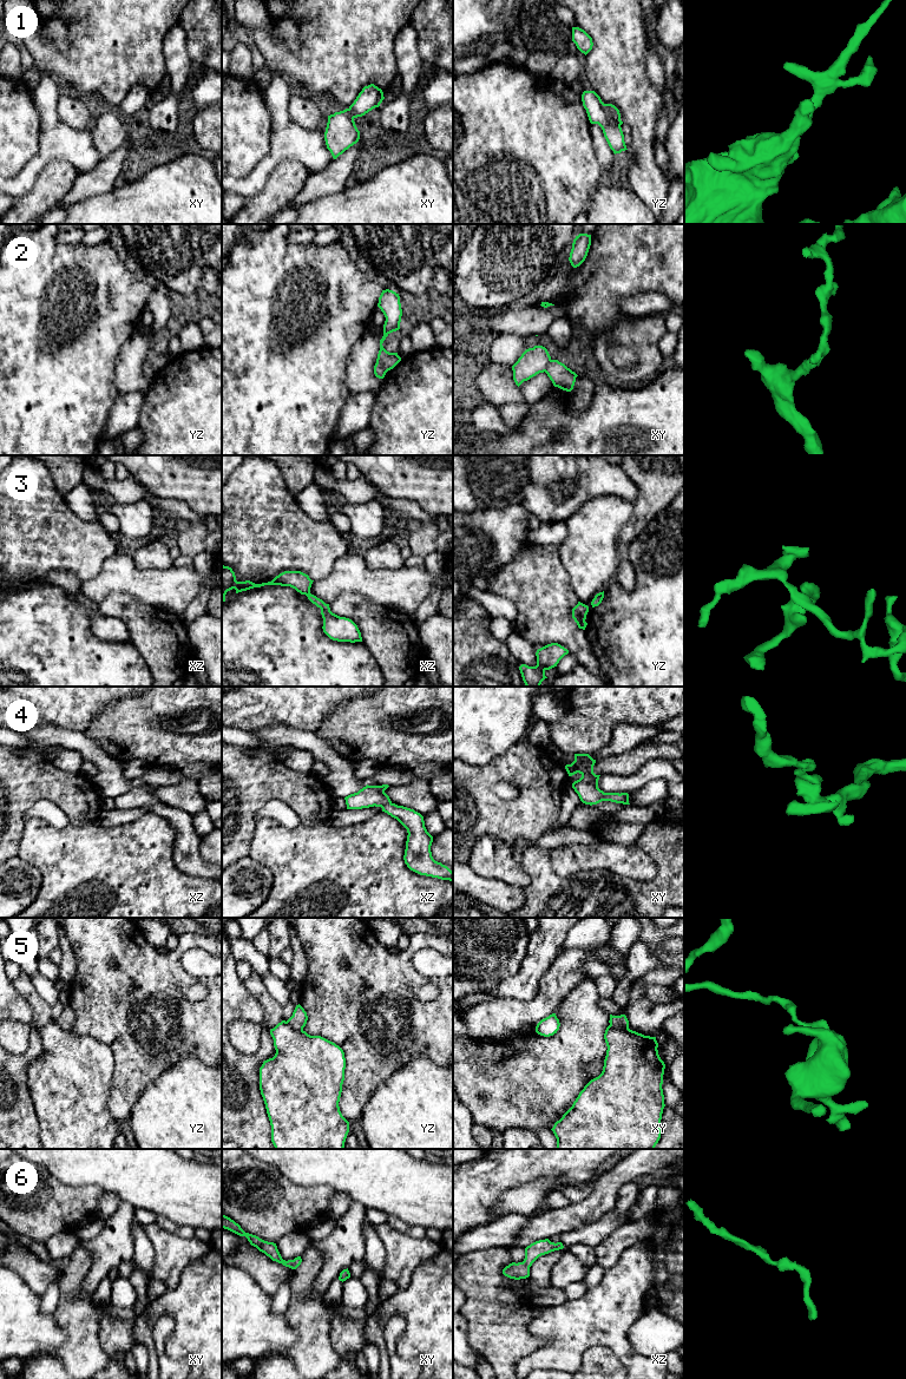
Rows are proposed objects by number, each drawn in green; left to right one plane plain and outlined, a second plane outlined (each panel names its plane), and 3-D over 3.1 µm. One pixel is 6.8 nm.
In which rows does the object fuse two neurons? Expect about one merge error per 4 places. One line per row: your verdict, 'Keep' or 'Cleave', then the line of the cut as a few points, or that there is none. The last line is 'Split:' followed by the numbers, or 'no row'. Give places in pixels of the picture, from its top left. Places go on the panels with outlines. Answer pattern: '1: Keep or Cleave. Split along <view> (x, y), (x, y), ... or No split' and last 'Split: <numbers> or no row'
1: Keep. No split
2: Cleave. Split along yz (376, 361), (387, 370)
3: Cleave. Split along xz (309, 592), (306, 595)
4: Keep. No split
5: Cleave. Split along xy (610, 1024), (628, 1028)
6: Keep. No split
Split: 2, 3, 5

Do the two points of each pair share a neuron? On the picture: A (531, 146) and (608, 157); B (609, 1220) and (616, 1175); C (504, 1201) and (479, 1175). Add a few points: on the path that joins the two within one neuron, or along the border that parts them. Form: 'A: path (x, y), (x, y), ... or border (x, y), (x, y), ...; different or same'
A: border (590, 129), (593, 152), (601, 171); different
B: border (615, 1207), (585, 1225); different
C: border (524, 1183), (504, 1190), (491, 1208); different

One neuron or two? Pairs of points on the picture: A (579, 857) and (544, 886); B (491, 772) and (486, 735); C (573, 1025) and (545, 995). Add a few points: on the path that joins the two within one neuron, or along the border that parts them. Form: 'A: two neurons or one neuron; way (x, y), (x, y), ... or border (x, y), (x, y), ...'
A: two neurons; border (547, 848), (558, 874), (584, 871)
B: two neurons; border (513, 746), (499, 759), (481, 766), (465, 763)
C: two neurons; border (576, 987), (556, 1009)

